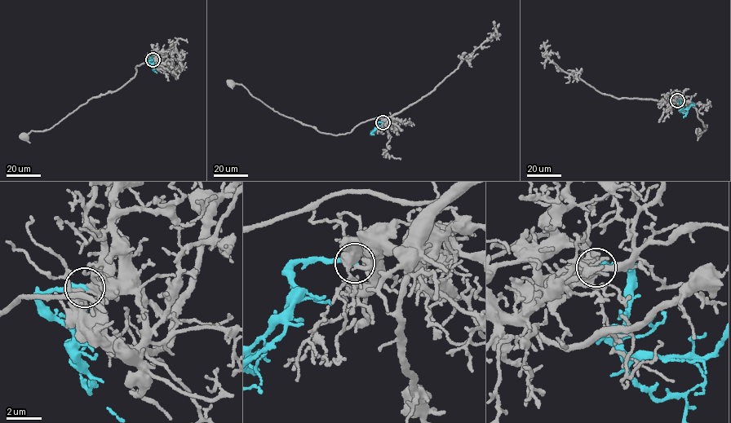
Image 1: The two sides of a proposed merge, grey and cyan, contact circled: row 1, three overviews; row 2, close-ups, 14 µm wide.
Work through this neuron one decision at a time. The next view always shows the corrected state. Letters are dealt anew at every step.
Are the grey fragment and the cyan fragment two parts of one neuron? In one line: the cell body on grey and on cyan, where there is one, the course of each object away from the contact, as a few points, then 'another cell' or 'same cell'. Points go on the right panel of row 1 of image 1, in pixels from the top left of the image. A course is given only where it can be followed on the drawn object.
soma grey (698, 133); soma cyan none; course grey (677, 100), (666, 101), (673, 97), (687, 103), (707, 125), (698, 134), (696, 129), (698, 133); course cyan (677, 100), (680, 101), (680, 108), (694, 106); same cell

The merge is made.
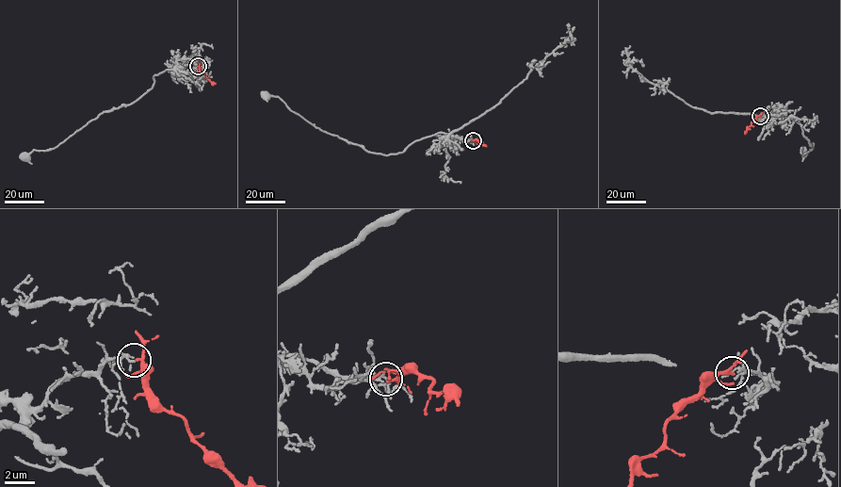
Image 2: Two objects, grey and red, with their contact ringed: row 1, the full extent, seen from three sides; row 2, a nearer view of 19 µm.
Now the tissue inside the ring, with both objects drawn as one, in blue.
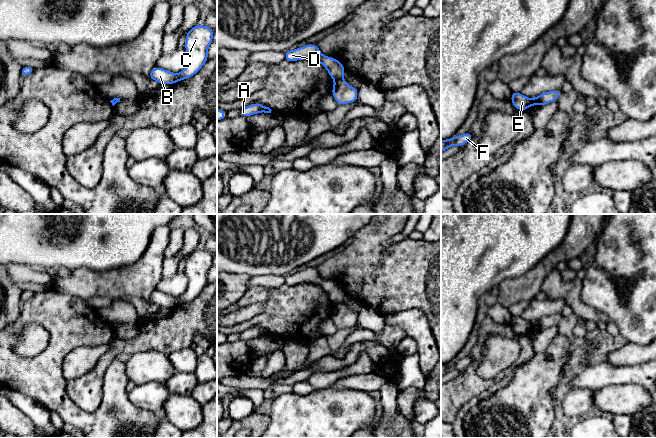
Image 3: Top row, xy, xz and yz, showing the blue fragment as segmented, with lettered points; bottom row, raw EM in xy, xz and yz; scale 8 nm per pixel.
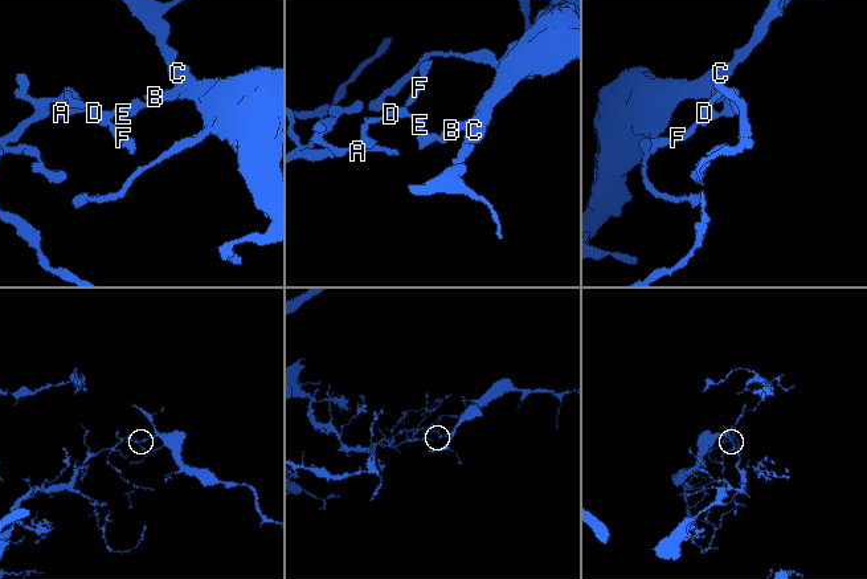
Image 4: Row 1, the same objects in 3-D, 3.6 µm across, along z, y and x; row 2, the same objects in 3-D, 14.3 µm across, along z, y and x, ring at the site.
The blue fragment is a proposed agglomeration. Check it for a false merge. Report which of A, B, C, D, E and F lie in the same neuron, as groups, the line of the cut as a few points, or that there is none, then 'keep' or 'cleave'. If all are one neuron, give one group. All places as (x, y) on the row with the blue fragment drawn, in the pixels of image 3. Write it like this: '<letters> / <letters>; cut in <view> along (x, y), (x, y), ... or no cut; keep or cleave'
A D E F / B C; cut in xz along (342, 78), (335, 81); cleave

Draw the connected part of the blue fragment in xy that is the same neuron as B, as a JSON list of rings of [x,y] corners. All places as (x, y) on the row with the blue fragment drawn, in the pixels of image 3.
[[[198,24],[188,30],[184,46],[188,54],[188,63],[180,73],[175,74],[156,66],[150,71],[148,77],[158,83],[173,85],[194,76],[208,61],[208,47],[214,41],[213,30],[209,26]]]

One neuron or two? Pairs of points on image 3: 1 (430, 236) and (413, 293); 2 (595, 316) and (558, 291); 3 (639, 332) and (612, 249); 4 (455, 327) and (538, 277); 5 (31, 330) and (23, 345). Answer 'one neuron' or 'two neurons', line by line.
1: two neurons
2: one neuron
3: one neuron
4: two neurons
5: one neuron

